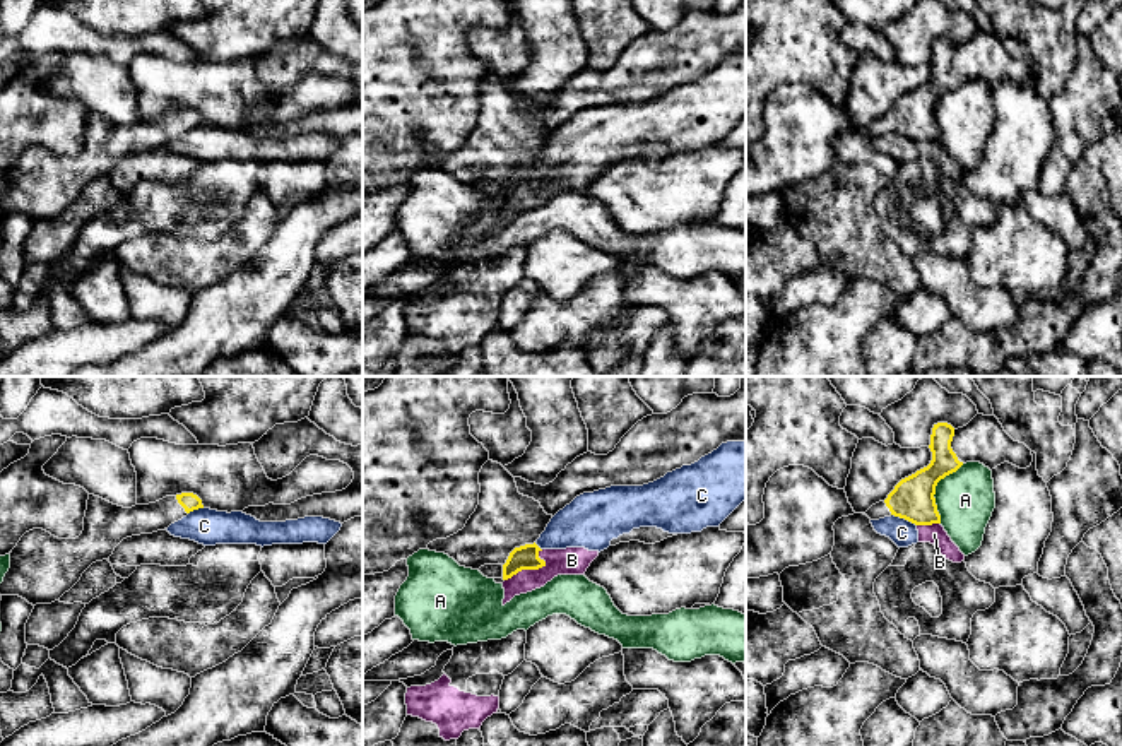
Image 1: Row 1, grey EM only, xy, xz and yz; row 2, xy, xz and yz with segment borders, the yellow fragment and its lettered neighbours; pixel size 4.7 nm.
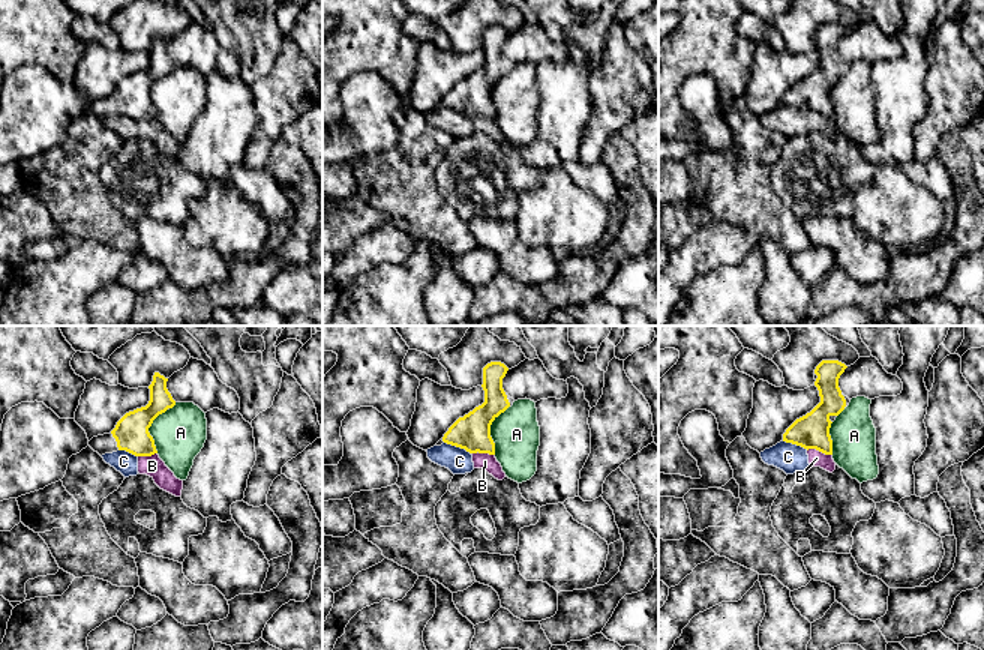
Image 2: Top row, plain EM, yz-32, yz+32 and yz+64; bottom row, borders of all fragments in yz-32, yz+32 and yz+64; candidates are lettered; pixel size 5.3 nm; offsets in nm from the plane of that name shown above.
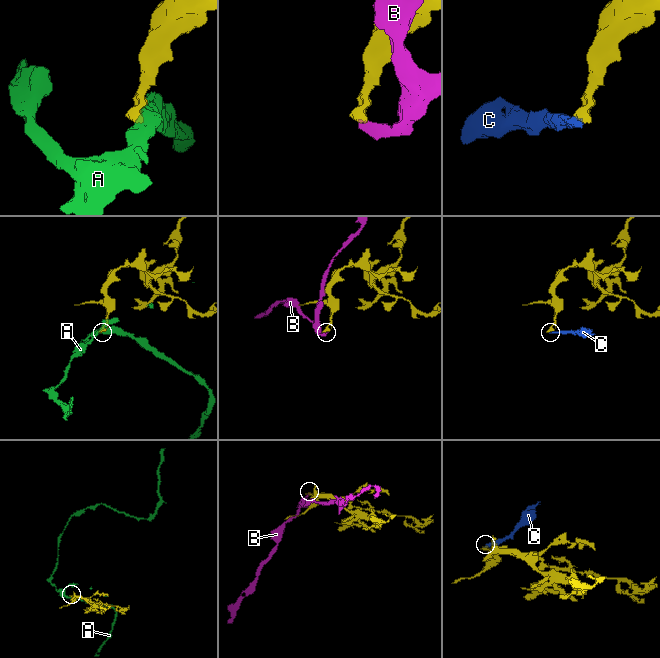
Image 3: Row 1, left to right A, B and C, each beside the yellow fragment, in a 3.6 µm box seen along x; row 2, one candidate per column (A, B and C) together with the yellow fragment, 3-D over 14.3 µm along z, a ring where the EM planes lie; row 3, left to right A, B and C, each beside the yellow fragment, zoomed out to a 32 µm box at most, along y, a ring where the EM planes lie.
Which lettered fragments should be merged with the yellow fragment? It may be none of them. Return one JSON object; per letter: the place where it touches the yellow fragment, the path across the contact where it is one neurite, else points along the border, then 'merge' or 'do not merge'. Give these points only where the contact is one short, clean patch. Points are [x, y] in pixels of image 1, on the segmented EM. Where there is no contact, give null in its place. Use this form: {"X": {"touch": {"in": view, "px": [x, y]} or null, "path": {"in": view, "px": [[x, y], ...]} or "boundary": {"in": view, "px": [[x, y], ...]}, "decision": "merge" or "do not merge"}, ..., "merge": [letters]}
{"A": {"touch": {"in": "yz", "px": [934, 490]}, "decision": "do not merge"}, "B": {"touch": {"in": "xz", "px": [531, 568]}, "decision": "do not merge"}, "C": {"touch": {"in": "yz", "px": [903, 517]}, "boundary": {"in": "yz", "px": [[891, 514], [915, 526]]}, "decision": "do not merge"}, "merge": []}

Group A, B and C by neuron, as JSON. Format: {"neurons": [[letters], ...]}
{"neurons": [["A"], ["B", "C"]]}

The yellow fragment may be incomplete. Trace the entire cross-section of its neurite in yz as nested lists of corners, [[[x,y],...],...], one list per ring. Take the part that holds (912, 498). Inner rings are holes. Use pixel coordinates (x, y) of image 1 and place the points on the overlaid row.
[[[937,423],[930,435],[932,460],[927,467],[901,479],[884,500],[891,515],[905,518],[915,525],[941,524],[936,505],[936,486],[946,476],[956,472],[963,462],[951,448],[954,428],[948,423]]]

